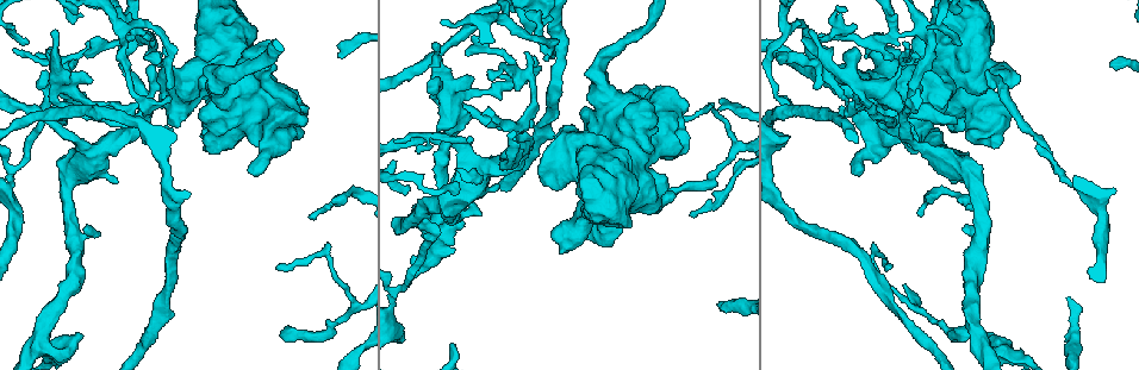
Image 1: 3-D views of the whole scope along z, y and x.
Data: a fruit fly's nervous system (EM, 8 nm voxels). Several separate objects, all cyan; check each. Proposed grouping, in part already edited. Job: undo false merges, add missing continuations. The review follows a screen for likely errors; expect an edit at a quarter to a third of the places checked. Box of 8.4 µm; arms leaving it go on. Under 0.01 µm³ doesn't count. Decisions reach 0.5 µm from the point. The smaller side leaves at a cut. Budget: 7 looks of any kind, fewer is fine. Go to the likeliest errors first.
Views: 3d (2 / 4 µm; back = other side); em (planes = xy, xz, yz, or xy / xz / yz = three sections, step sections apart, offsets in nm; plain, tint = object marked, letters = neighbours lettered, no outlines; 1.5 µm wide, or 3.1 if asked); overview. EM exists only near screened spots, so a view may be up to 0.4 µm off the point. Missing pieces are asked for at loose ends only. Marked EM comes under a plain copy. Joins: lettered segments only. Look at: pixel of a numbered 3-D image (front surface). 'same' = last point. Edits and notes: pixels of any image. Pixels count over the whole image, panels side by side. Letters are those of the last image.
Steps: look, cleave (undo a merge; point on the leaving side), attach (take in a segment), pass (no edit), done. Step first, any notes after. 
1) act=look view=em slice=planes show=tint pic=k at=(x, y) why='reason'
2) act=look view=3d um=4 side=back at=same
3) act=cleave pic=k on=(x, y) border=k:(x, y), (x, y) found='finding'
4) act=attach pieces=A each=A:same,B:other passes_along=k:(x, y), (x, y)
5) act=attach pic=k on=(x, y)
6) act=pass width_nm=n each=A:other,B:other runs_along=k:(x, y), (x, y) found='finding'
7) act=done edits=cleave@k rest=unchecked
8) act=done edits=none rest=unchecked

act=look view=3d um=4 pic=1 at=(987, 72) why='end of a long branch'

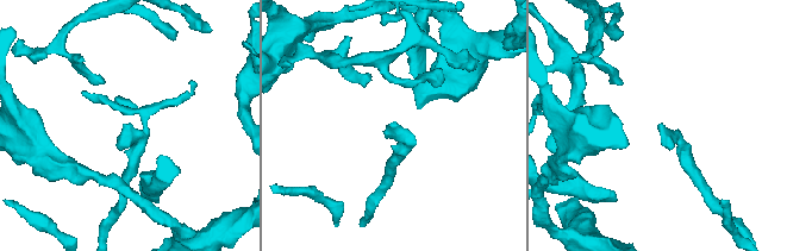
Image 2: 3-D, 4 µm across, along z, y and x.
act=look view=em slice=planes show=letters pic=2 at=(123, 125) why='need the tissue'

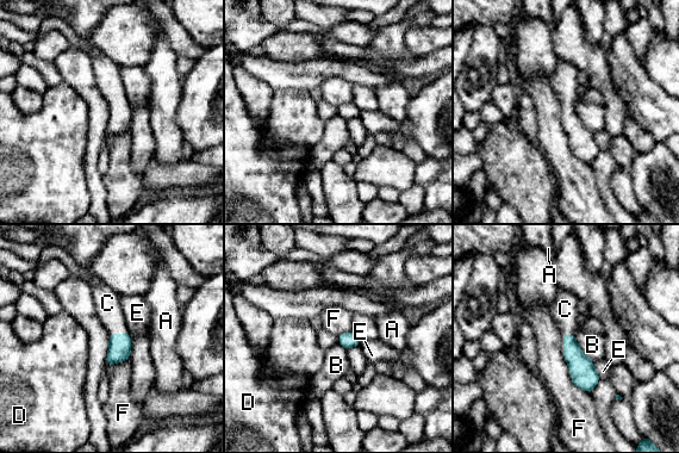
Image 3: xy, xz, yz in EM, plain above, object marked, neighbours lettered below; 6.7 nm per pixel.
act=attach pieces=C each=A:other,B:other,C:same,D:other,E:other,F:other passes_along=3:(119, 348), (117, 334), (107, 303) found='the cell continues'

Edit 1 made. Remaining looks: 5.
act=look view=overview

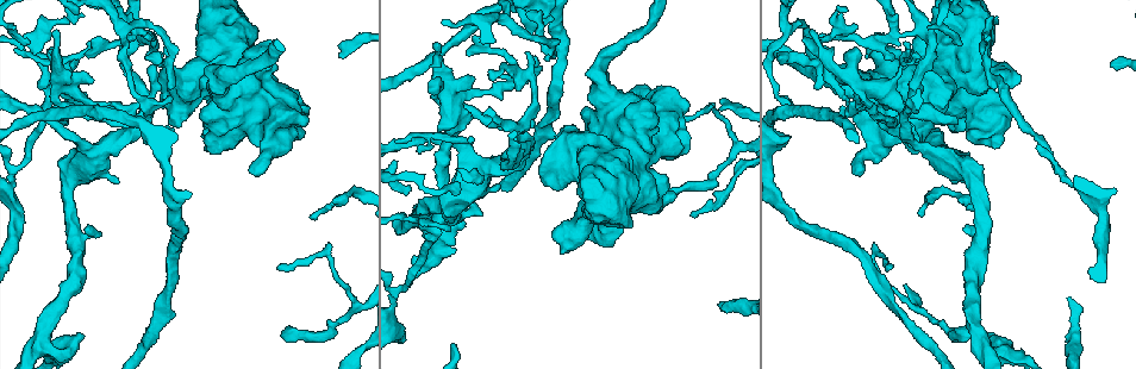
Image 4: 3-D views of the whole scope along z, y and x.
act=look view=em slice=planes show=tint pic=4 at=(284, 338)

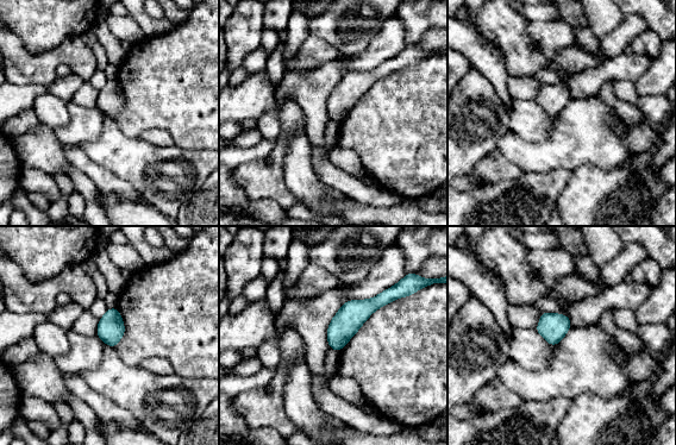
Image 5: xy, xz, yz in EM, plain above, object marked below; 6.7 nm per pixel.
act=look view=em slice=planes show=letters at=same

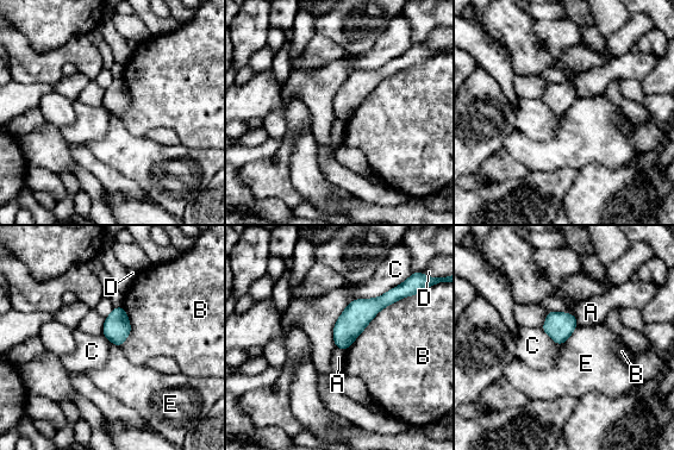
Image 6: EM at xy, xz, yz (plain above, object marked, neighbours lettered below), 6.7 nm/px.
act=pass longest_contact=B:600nm each=A:other,B:other,C:other,D:other,E:other runs_along=6:(399, 295), (373, 306), (338, 344) found='no lettered segment goes on from it'

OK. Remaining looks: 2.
act=look view=3d um=2 pic=4 at=(256, 173) why='an open end'

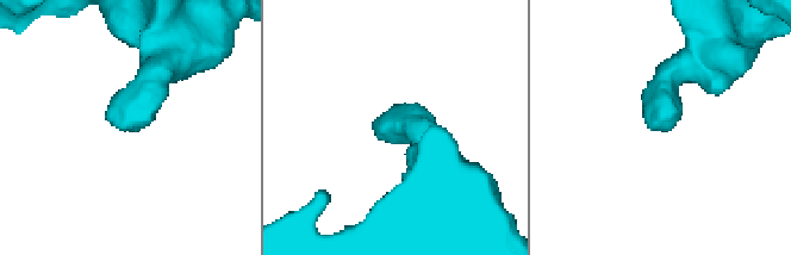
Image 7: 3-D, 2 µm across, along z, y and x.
act=look view=em um=3.1 slice=planes show=letters pic=7 at=(122, 125)

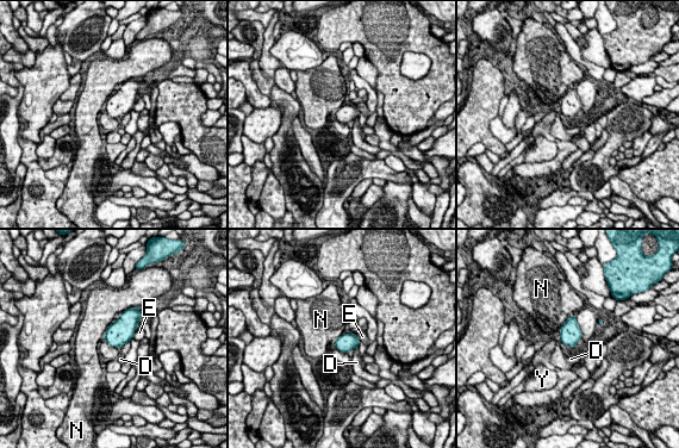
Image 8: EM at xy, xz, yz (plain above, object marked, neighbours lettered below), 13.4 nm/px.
act=pass longest_contact=N:240nm each=D:other,E:other,N:other,Y:other border=8:(111, 324), (103, 338) found='none of them fits'

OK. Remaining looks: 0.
act=done edits=attach@3 rest=unchecked

